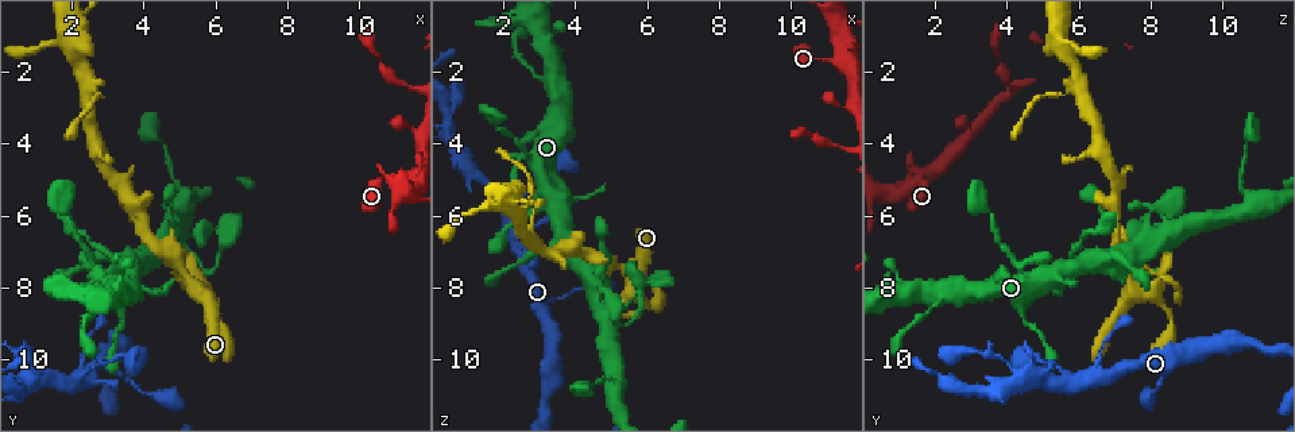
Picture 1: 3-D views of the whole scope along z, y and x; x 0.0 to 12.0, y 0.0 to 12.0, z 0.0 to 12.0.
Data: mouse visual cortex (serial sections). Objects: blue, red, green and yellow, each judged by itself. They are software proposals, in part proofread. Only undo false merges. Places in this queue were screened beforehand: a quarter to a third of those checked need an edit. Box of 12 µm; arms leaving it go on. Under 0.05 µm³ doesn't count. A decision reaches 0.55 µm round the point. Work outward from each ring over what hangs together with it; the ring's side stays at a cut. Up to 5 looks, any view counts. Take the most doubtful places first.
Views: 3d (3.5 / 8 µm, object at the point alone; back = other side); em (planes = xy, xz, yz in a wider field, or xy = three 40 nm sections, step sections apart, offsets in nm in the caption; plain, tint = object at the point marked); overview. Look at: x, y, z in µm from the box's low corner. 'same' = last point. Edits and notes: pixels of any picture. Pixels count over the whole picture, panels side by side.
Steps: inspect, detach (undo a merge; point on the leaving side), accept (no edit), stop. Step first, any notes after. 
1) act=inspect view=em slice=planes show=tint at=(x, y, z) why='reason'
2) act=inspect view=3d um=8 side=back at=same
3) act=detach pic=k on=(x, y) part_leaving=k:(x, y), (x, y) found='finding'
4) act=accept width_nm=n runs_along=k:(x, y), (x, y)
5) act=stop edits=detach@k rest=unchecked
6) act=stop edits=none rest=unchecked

act=inspect view=3d um=3.5 at=(2.5, 2.6, 6.1)

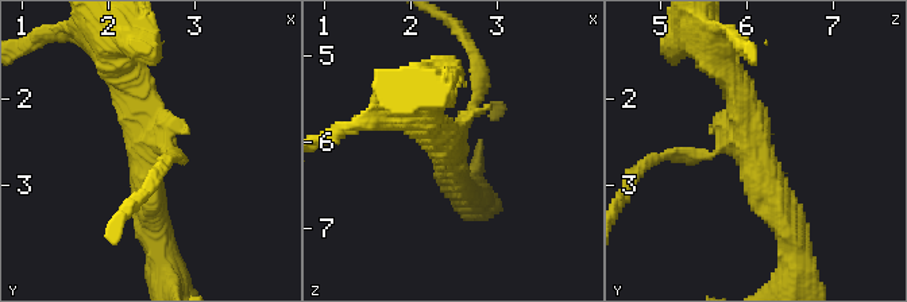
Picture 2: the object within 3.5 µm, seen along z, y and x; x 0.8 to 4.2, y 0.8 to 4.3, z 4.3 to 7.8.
act=inspect view=em slice=planes show=tint at=(2.45, 2.65, 6.05) why='shape alone is not enough'

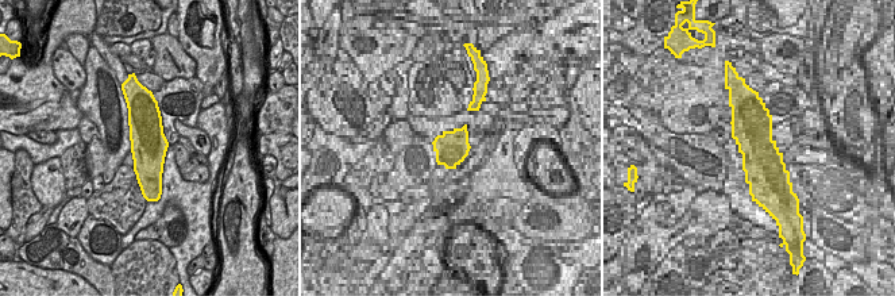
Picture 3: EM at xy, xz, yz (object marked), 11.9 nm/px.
act=inspect view=em slice=xy step=1 show=tint at=same why='cut it another way'

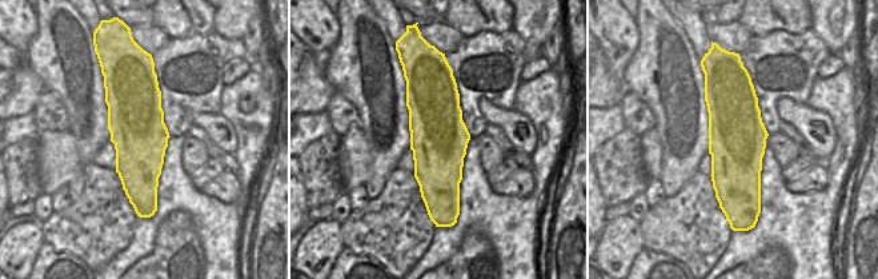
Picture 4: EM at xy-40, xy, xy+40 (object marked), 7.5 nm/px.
act=accept runs_along=2:(790, 231), (752, 153), (732, 73) found='all the same cell'

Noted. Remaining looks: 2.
act=inspect view=3d um=3.5 at=(3.2, 7.3, 6.0) why='arms part here'

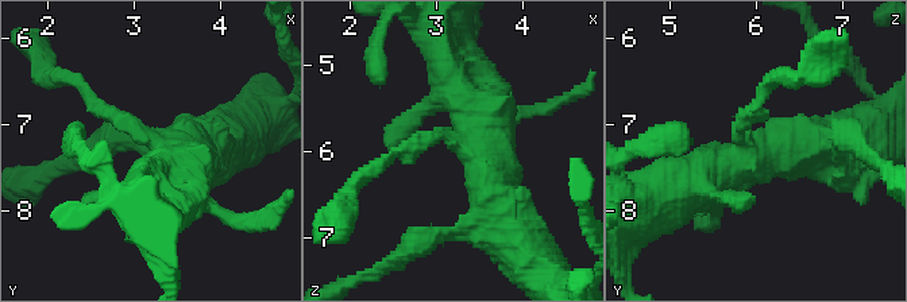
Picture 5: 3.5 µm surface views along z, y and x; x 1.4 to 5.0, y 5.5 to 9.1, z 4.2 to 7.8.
act=inspect view=em slice=xy step=1 show=tint at=(3.30, 7.25, 5.95) why='need the tissue'

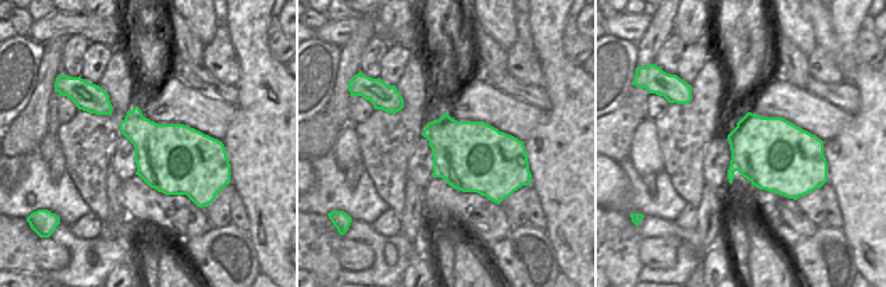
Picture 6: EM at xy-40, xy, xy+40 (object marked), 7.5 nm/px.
act=accept runs_along=5:(444, 69), (481, 128), (510, 221) found='all the same cell'

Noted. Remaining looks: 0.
act=stop edits=none rest=unchecked

